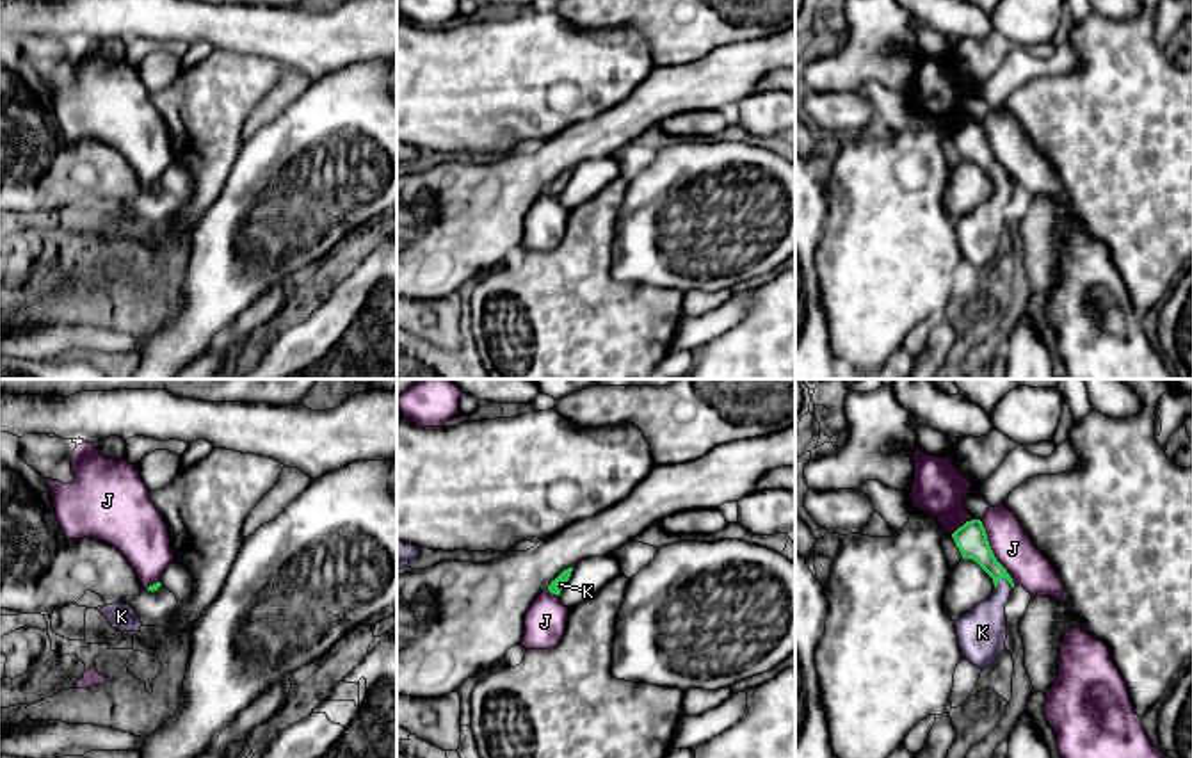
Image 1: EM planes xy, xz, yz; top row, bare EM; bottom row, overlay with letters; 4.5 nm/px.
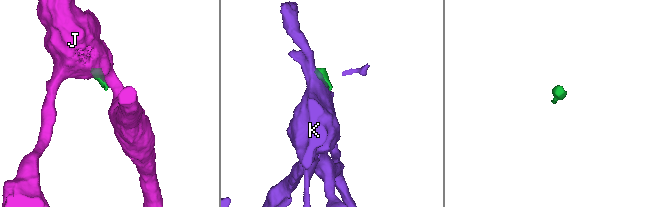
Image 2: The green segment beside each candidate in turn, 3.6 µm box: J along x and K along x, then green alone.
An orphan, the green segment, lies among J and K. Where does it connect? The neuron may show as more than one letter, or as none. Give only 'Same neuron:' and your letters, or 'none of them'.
Same neuron: K

